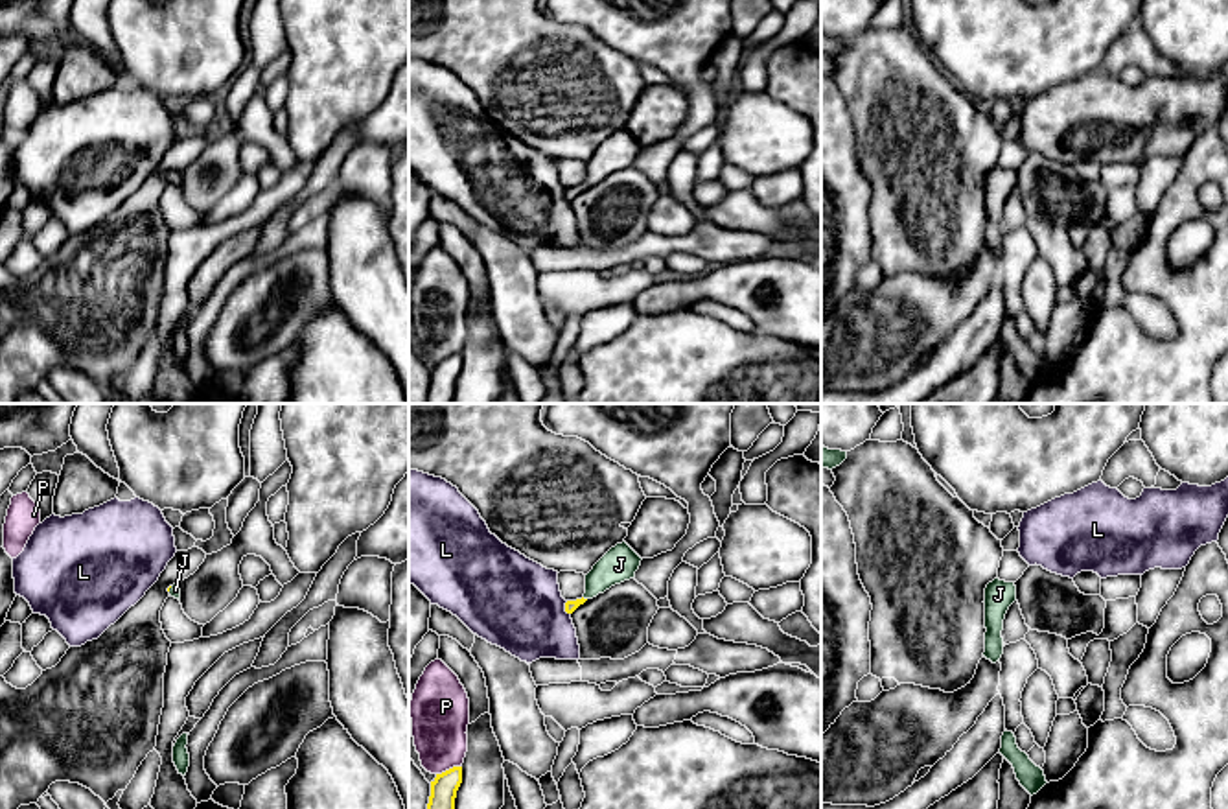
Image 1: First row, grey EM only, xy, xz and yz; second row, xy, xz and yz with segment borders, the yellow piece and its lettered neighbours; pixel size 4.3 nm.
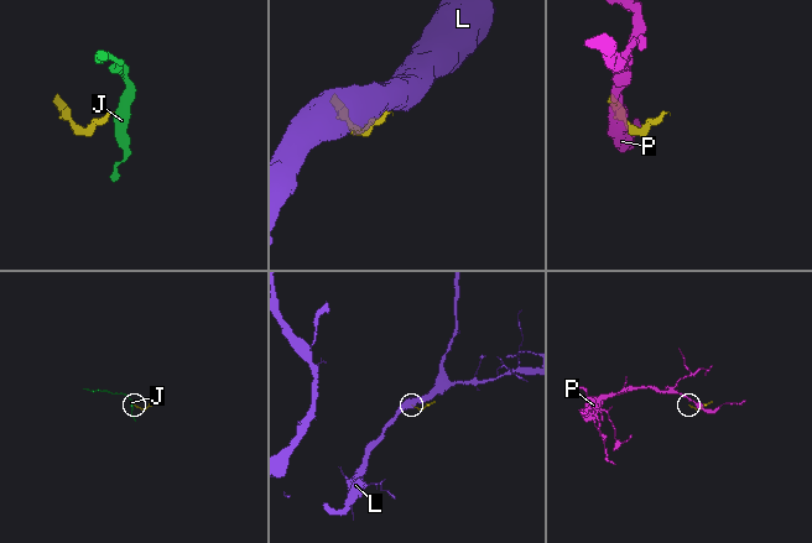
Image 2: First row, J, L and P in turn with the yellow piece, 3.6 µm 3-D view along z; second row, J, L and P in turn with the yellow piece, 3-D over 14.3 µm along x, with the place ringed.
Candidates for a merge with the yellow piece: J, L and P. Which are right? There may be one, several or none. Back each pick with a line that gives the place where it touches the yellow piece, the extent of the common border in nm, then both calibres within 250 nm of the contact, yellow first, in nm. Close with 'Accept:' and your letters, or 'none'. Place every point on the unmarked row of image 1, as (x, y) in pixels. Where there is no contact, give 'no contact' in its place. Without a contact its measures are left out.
J: meets yellow in xy at (170, 174); contact 30 nm long; 20 nm thick on the yellow side, 50 nm on the other
Accept: J

